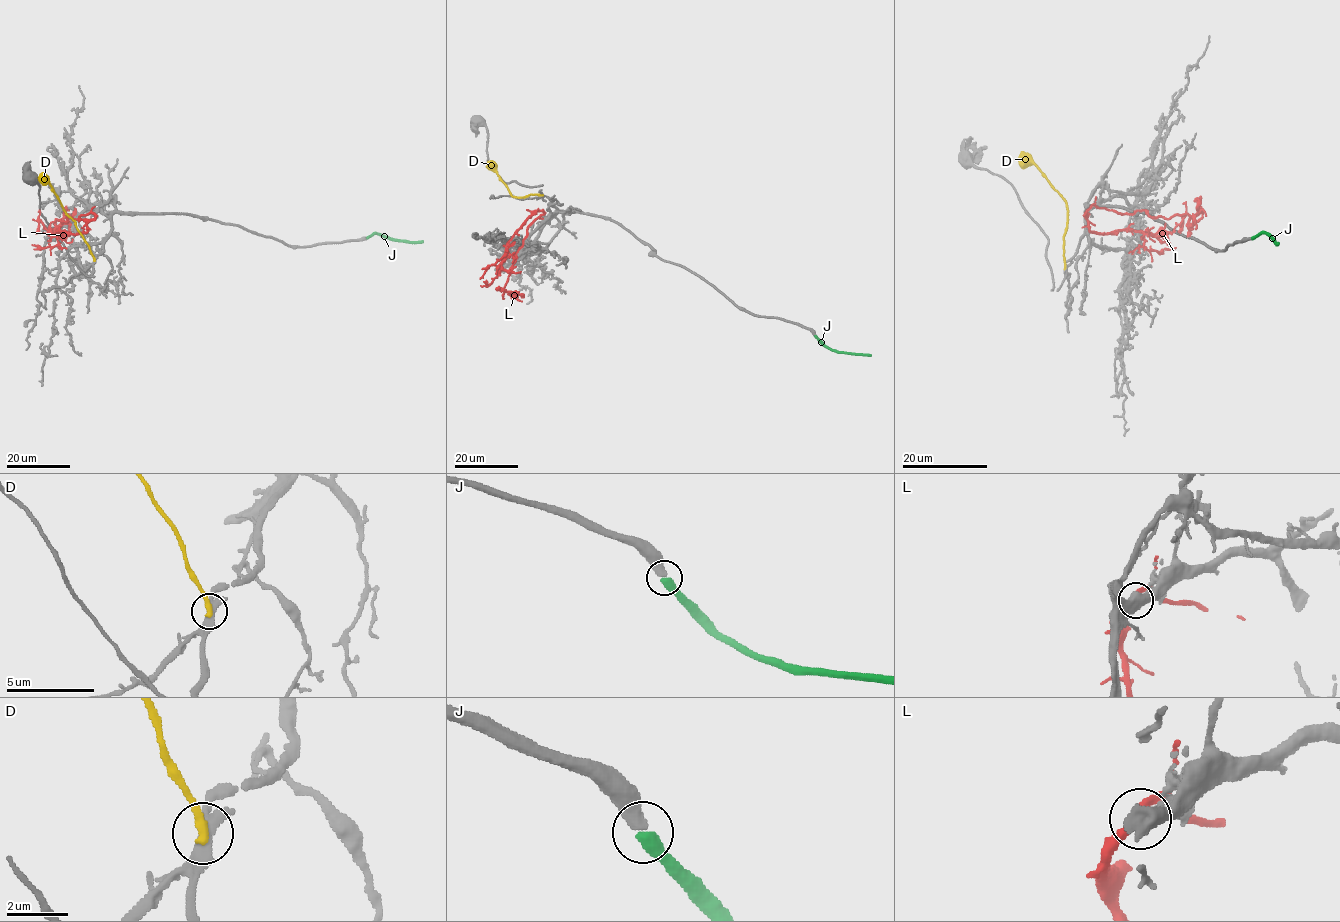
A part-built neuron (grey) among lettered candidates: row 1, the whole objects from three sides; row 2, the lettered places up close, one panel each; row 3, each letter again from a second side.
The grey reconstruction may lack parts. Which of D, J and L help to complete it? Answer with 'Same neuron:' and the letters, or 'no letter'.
Same neuron: J

